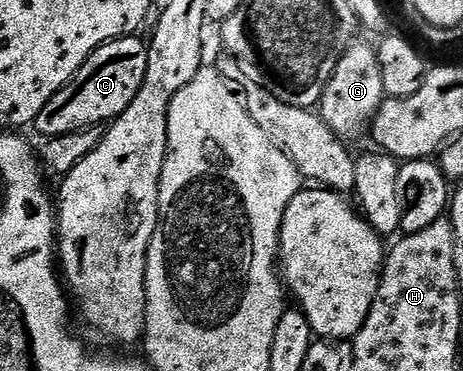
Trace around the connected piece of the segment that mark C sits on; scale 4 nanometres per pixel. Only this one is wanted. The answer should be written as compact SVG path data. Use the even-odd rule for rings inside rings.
M127 36L103 42L75 72L70 83L60 88L48 104L44 104L40 116L32 124L33 129L38 129L43 139L55 138L68 132L101 127L121 116L124 108L136 100L136 92L140 92L140 84L144 84L144 76L148 72L148 46L140 39Z

